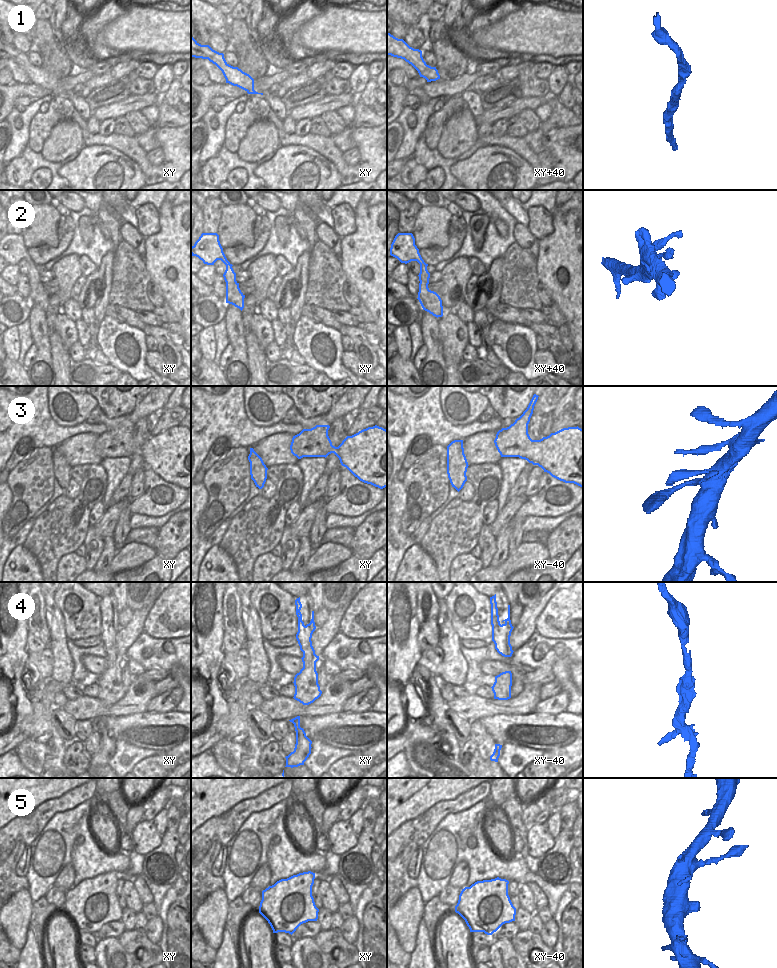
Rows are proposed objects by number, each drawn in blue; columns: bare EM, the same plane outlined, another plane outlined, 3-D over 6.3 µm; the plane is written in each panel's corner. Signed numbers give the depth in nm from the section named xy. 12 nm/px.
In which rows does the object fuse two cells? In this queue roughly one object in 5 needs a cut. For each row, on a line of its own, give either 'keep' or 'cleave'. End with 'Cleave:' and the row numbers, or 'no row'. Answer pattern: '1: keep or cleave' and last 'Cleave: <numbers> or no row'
1: keep
2: keep
3: keep
4: keep
5: keep
Cleave: no row

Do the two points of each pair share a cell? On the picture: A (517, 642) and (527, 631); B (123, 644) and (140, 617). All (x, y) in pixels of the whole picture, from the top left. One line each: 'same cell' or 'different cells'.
A: same cell
B: same cell

